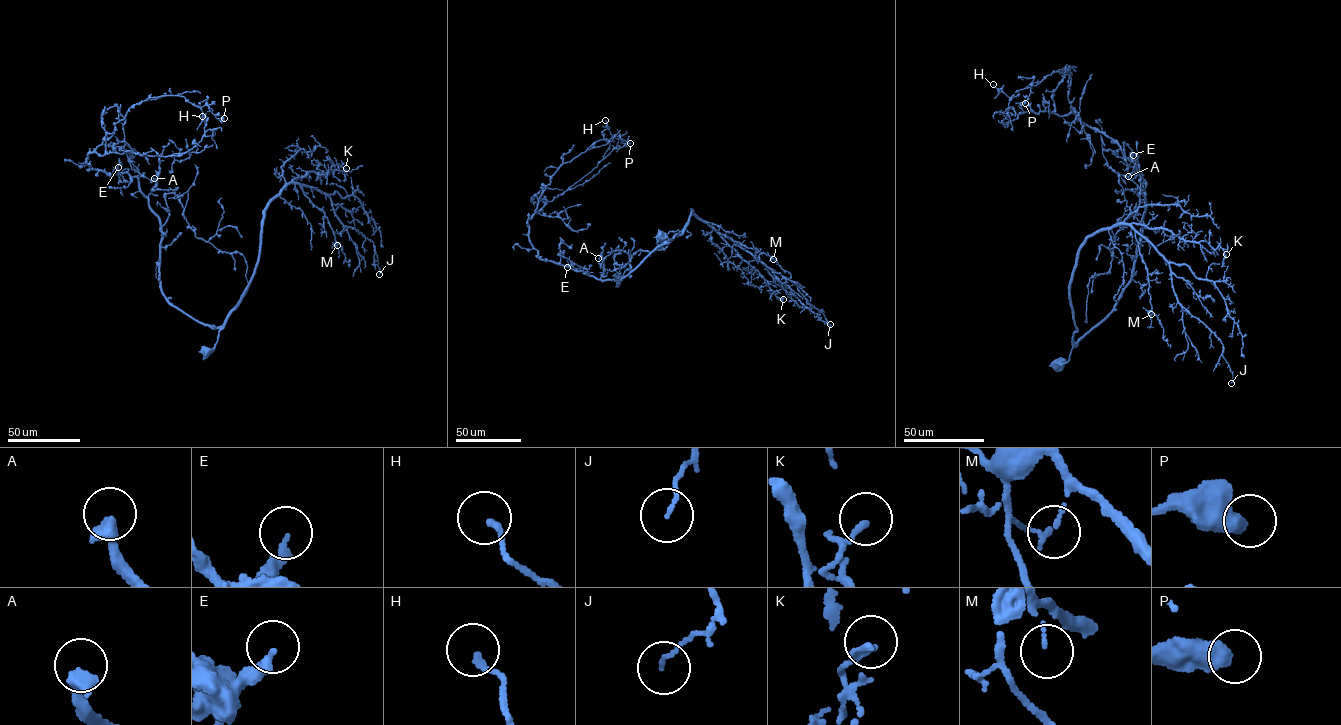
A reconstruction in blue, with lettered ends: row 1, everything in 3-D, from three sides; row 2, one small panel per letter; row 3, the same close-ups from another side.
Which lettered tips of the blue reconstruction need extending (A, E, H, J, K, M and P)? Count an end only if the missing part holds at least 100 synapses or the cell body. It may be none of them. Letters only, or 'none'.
A

